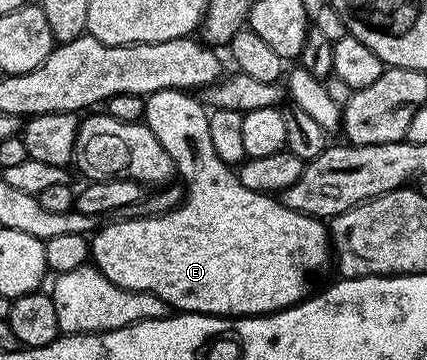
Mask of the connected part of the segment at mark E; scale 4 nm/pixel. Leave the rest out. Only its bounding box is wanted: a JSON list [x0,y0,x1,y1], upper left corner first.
[94,88,329,318]

